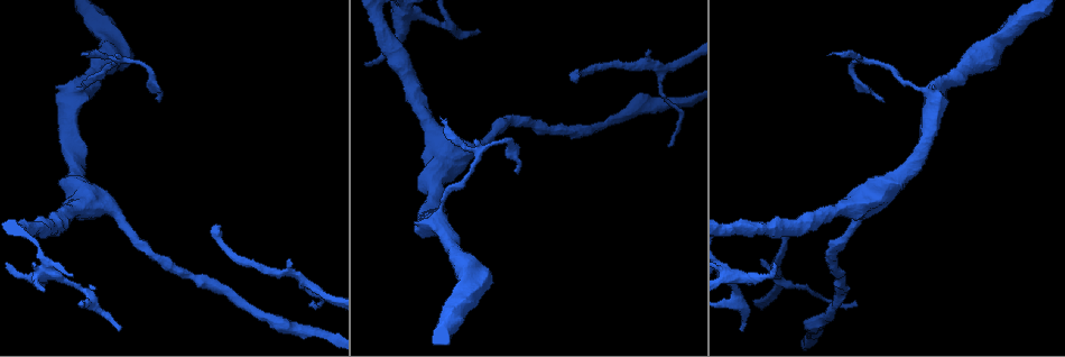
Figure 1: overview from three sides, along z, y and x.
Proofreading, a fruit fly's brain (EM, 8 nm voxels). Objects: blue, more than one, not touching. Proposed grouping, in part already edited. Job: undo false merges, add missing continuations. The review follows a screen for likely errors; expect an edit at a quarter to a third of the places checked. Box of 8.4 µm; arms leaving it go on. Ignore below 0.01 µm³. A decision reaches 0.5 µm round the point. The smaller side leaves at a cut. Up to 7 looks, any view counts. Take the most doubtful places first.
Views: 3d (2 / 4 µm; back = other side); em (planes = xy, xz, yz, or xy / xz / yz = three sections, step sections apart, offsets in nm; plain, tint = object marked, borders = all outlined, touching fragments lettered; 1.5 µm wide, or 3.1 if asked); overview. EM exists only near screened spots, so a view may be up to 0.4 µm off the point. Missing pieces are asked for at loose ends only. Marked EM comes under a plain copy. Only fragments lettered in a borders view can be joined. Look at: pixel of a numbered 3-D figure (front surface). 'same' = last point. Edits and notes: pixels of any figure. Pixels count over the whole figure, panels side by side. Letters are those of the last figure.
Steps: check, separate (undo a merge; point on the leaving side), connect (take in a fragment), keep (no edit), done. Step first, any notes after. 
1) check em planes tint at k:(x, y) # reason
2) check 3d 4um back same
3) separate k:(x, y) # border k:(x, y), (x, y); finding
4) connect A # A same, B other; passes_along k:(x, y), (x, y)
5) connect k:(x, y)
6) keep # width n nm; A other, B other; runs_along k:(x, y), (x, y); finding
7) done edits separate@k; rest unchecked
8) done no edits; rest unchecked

check 3d 4um at 1:(575, 81)

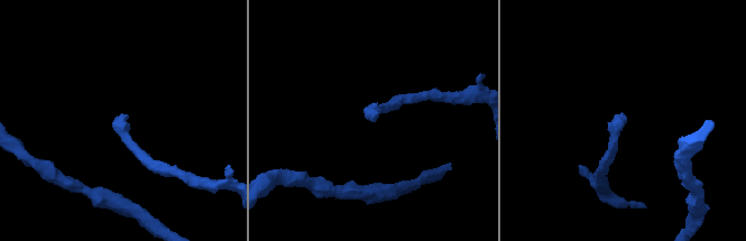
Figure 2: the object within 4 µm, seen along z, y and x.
check em yz step 8 borders at 2:(626, 121) # need the tissue

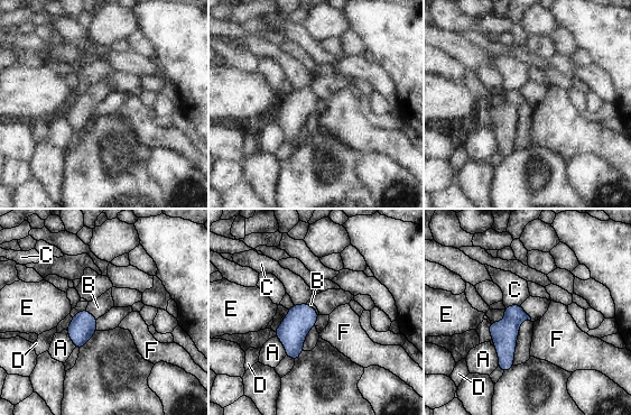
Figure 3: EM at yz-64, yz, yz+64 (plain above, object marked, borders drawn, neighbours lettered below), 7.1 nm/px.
connect B # width 140 nm; longest_contact A 160 nm; A other, B same, C other, D other, E other, F other; it goes on there

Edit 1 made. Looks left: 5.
check 3d 4um at 1:(828, 54) # thin end

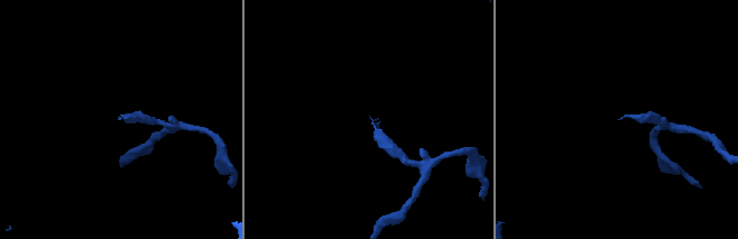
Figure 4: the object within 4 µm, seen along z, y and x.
check em planes borders at 4:(119, 117) # shape alone is not enough

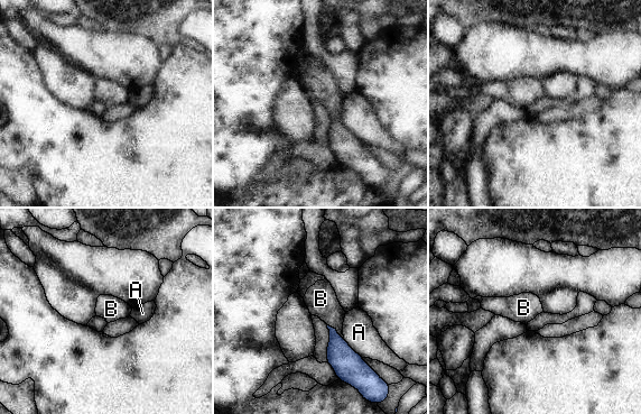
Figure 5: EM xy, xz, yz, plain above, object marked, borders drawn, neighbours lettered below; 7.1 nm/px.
connect B # A other, B same; passes_along 5:(345, 361), (336, 328), (321, 298); the neuron continues

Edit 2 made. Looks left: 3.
check overview

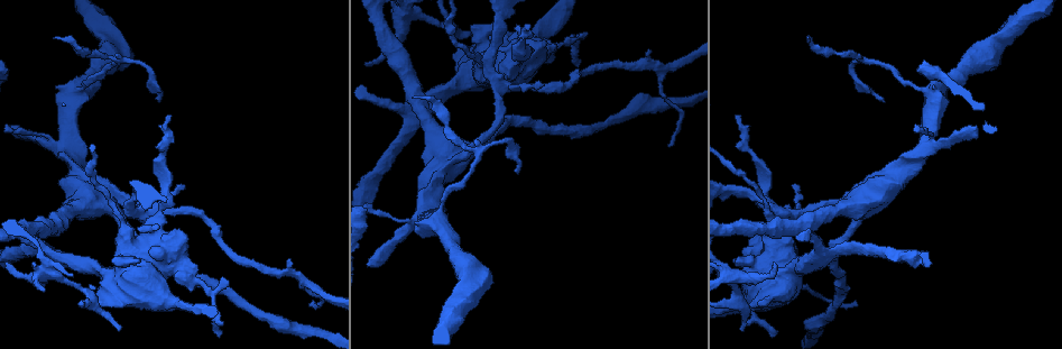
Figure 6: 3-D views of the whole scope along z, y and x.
check 3d 2um at 6:(857, 306) # an open end

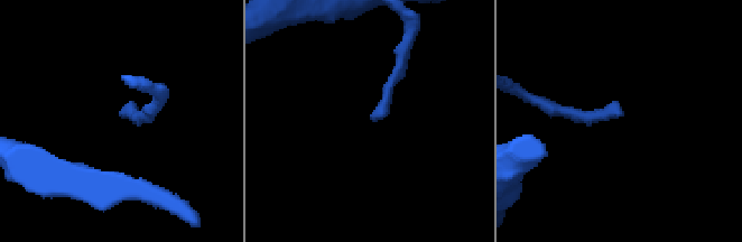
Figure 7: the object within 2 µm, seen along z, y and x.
check em planes borders at 7:(373, 118) # shape alone is not enough

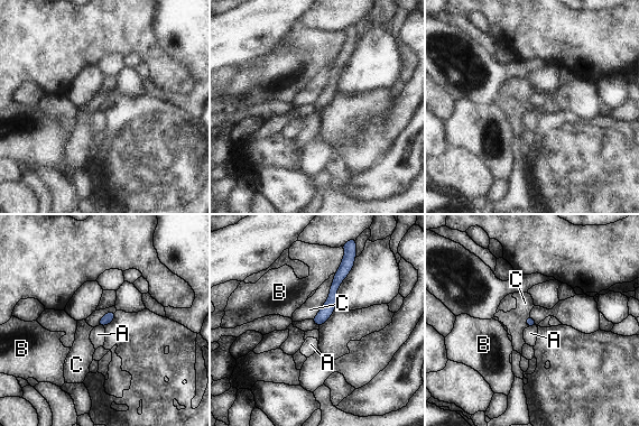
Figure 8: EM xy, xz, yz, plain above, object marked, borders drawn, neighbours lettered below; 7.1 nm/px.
keep # A other, B other, C other; border 8:(536, 325), (528, 327); no lettered fragment goes on from it

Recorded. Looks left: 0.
done edits connect@3, connect@5; rest unchecked

